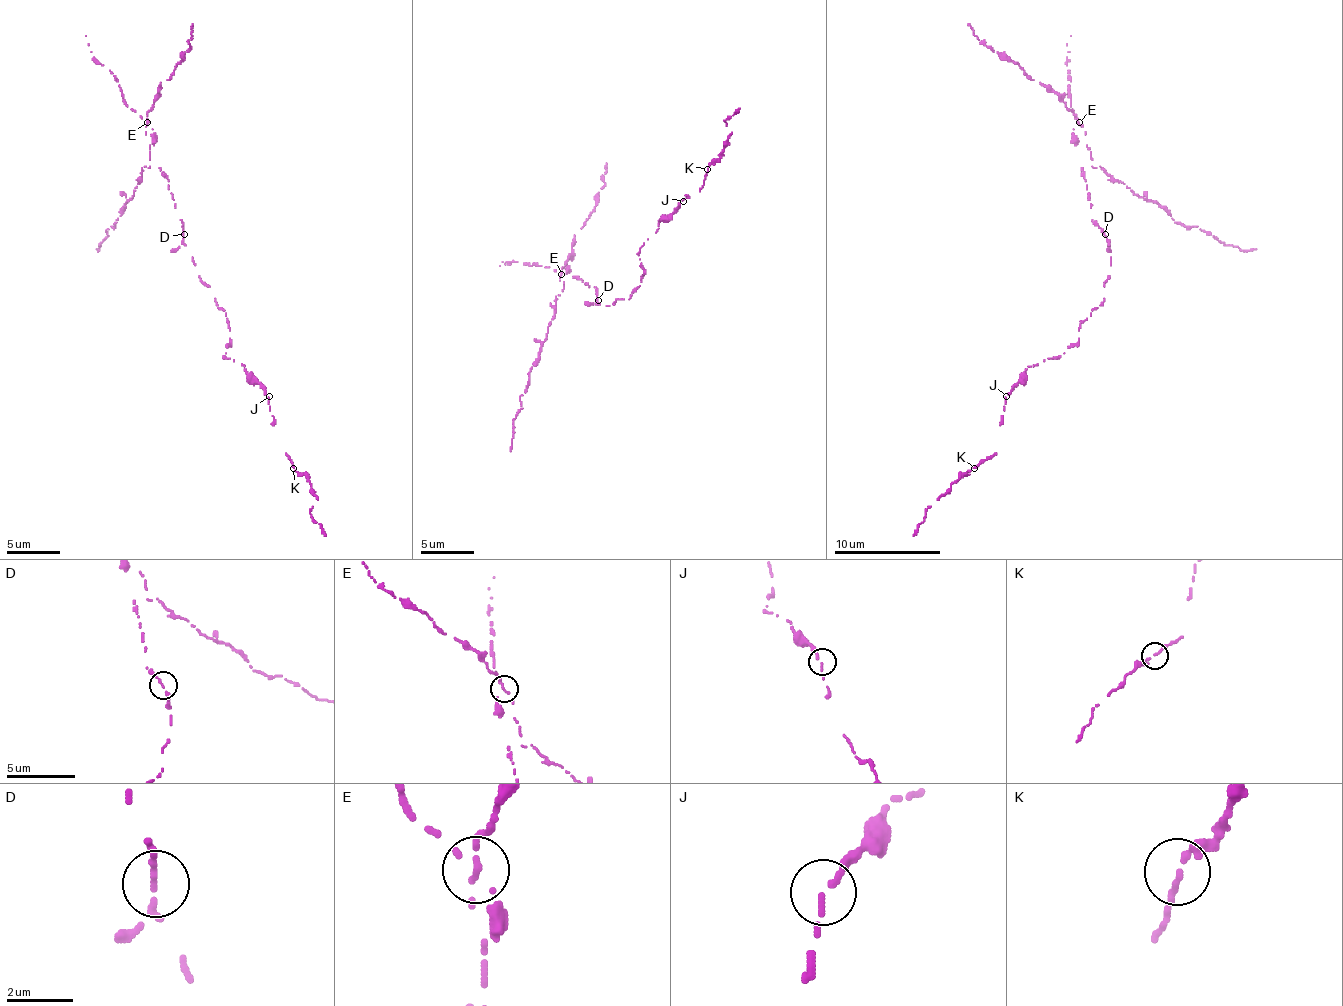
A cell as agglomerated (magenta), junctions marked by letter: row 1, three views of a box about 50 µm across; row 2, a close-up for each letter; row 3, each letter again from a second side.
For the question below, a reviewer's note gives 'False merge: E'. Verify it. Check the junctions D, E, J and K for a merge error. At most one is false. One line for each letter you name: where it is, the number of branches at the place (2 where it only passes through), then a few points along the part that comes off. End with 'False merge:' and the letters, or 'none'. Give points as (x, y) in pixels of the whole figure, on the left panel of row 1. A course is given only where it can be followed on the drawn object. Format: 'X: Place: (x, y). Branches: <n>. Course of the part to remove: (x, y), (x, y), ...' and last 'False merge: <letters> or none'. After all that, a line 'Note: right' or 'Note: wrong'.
E: Place: (147, 122). Branches: 2. Course of the part to remove: (146, 122), (149, 167), (141, 170), (133, 196), (96, 250)
False merge: E
Note: right

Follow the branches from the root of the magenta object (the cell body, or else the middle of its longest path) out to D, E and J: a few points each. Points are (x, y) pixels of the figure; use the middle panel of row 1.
D: (630, 300), (619, 300), (614, 305), (600, 305), (598, 300)
E: (630, 300), (600, 305), (595, 286), (579, 278), (563, 286), (568, 268), (560, 273)
J: (630, 300), (640, 286), (643, 276), (643, 265), (638, 254), (640, 246), (656, 233), (659, 222), (683, 201)

